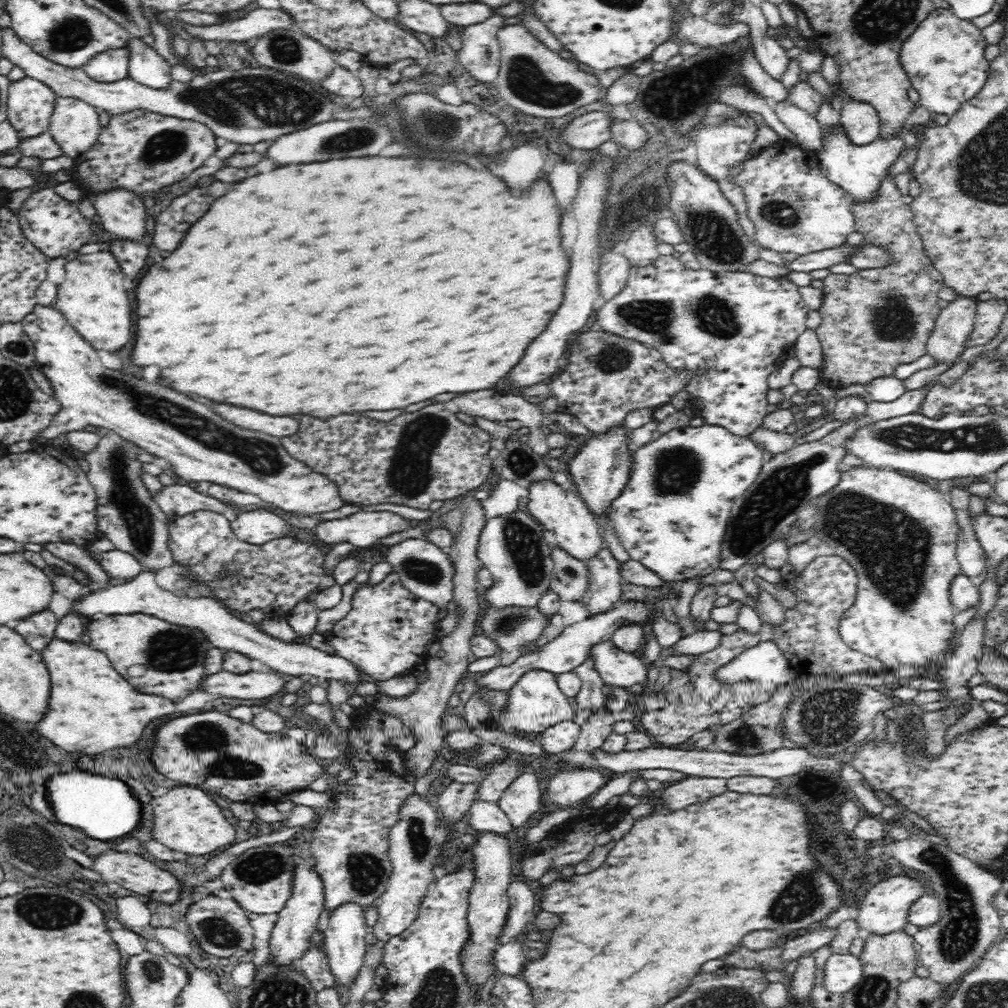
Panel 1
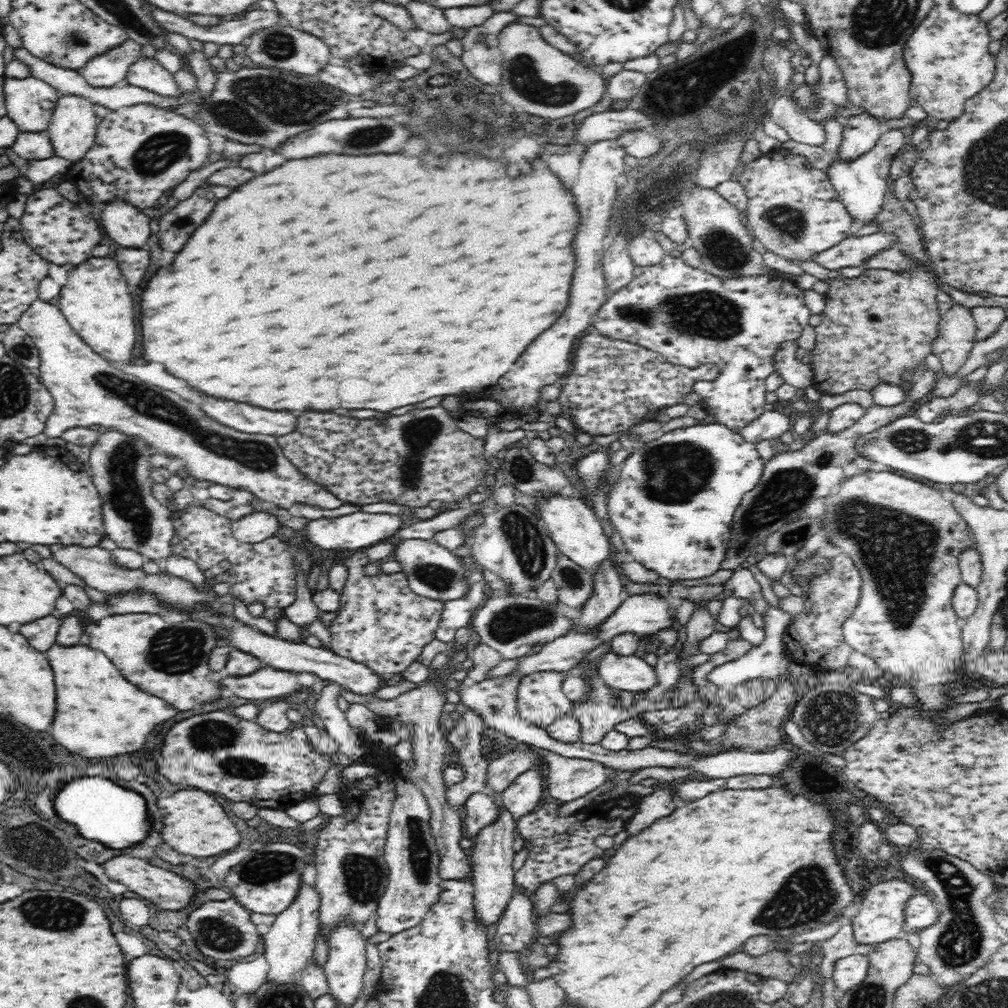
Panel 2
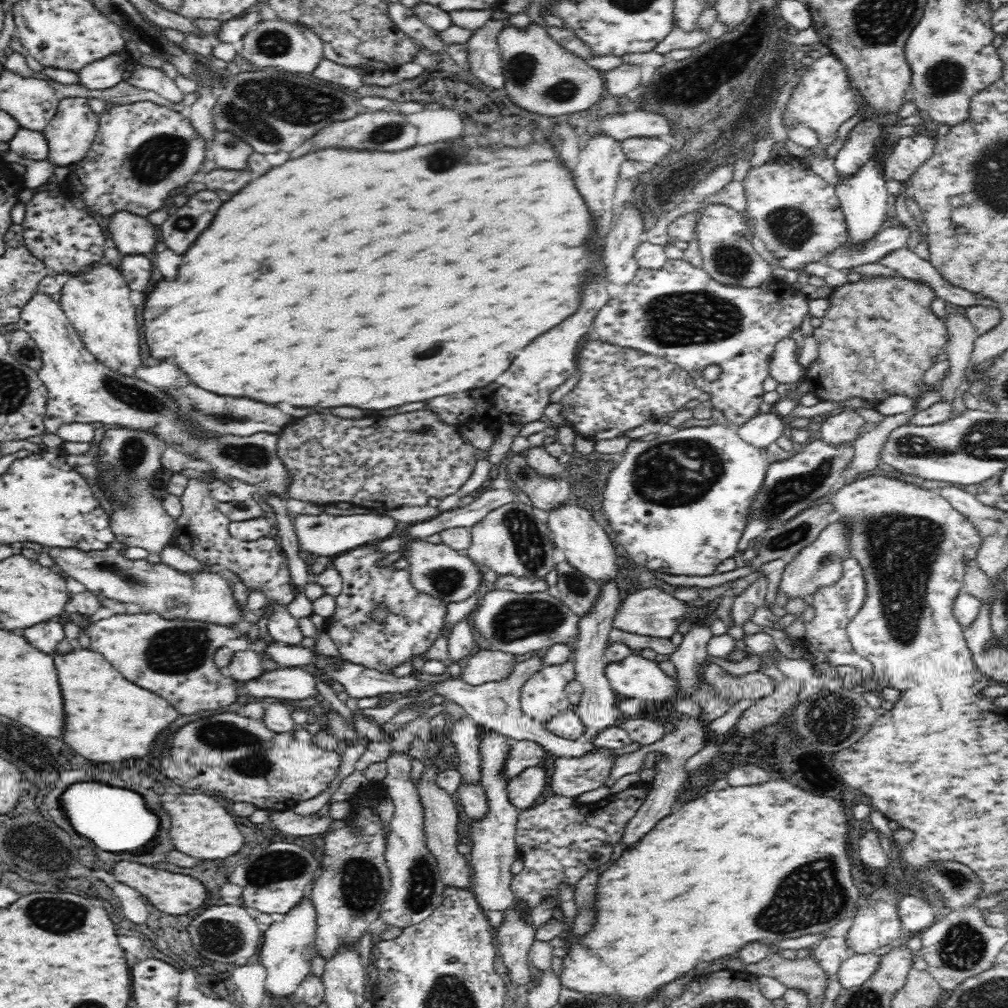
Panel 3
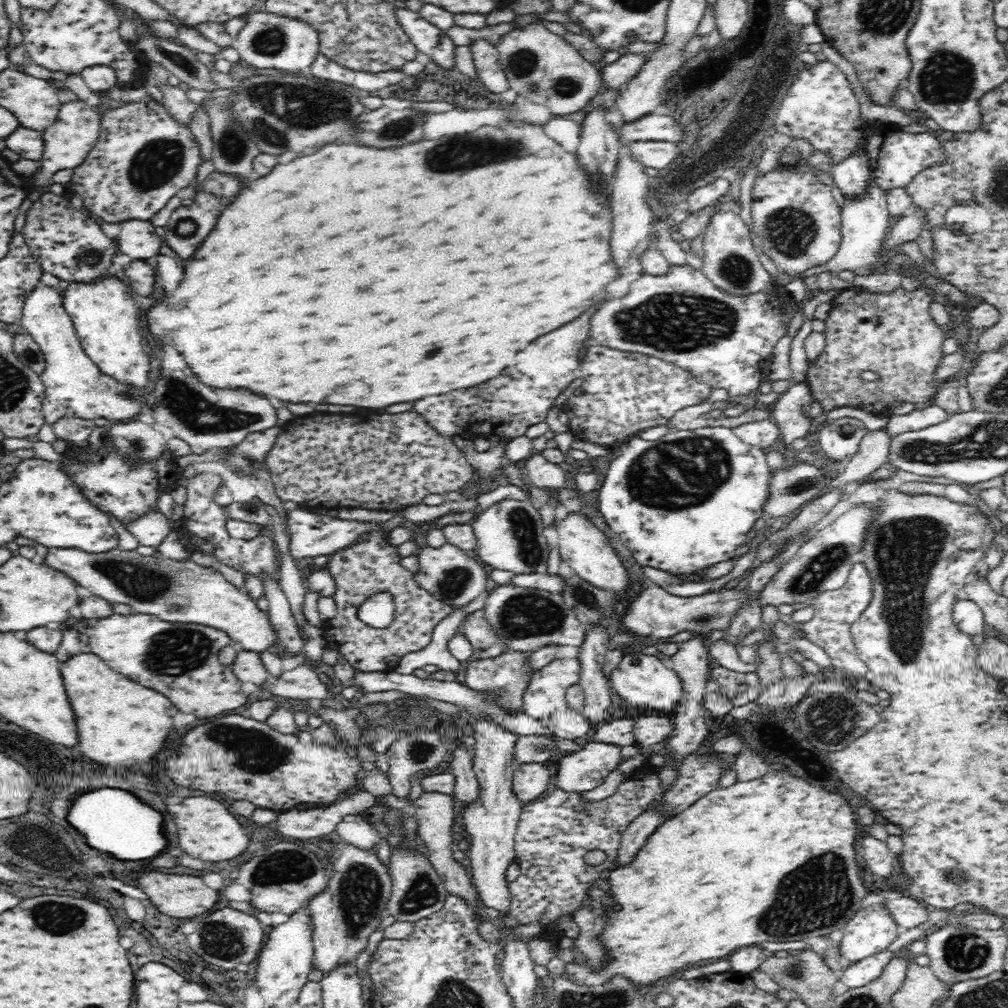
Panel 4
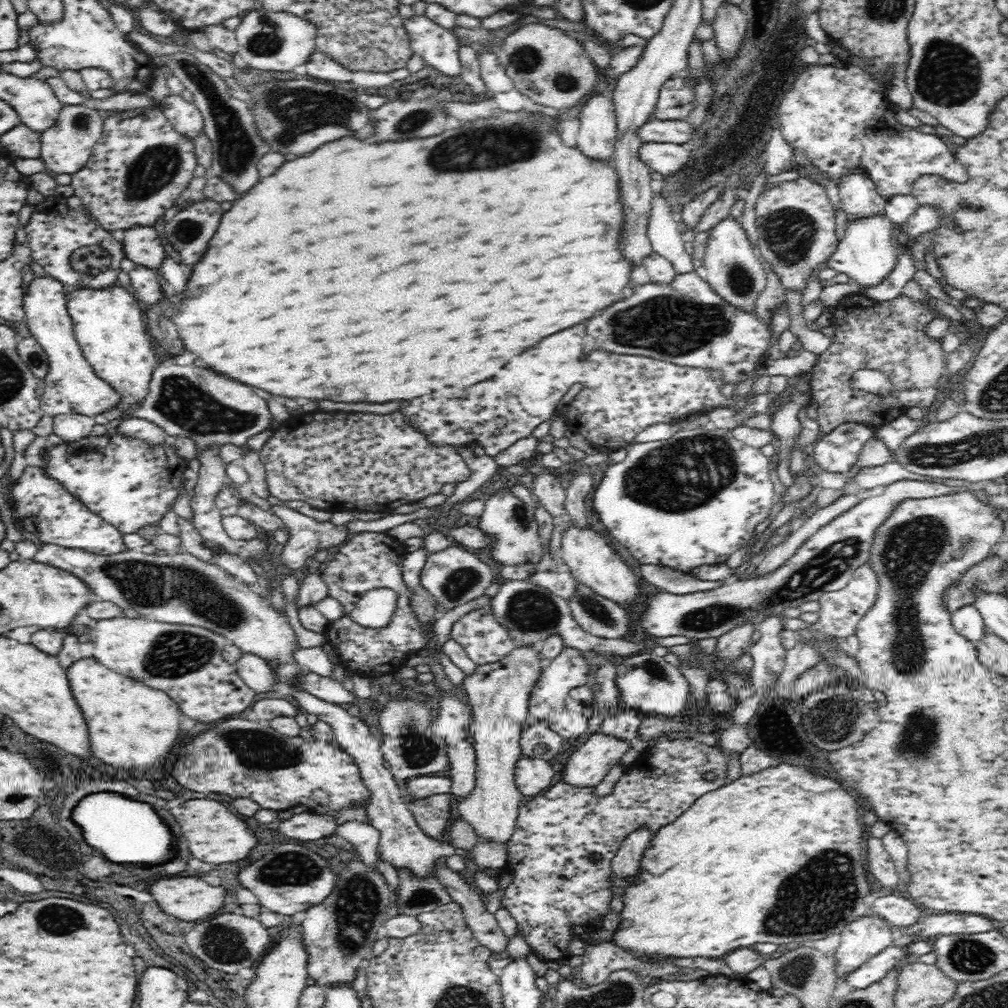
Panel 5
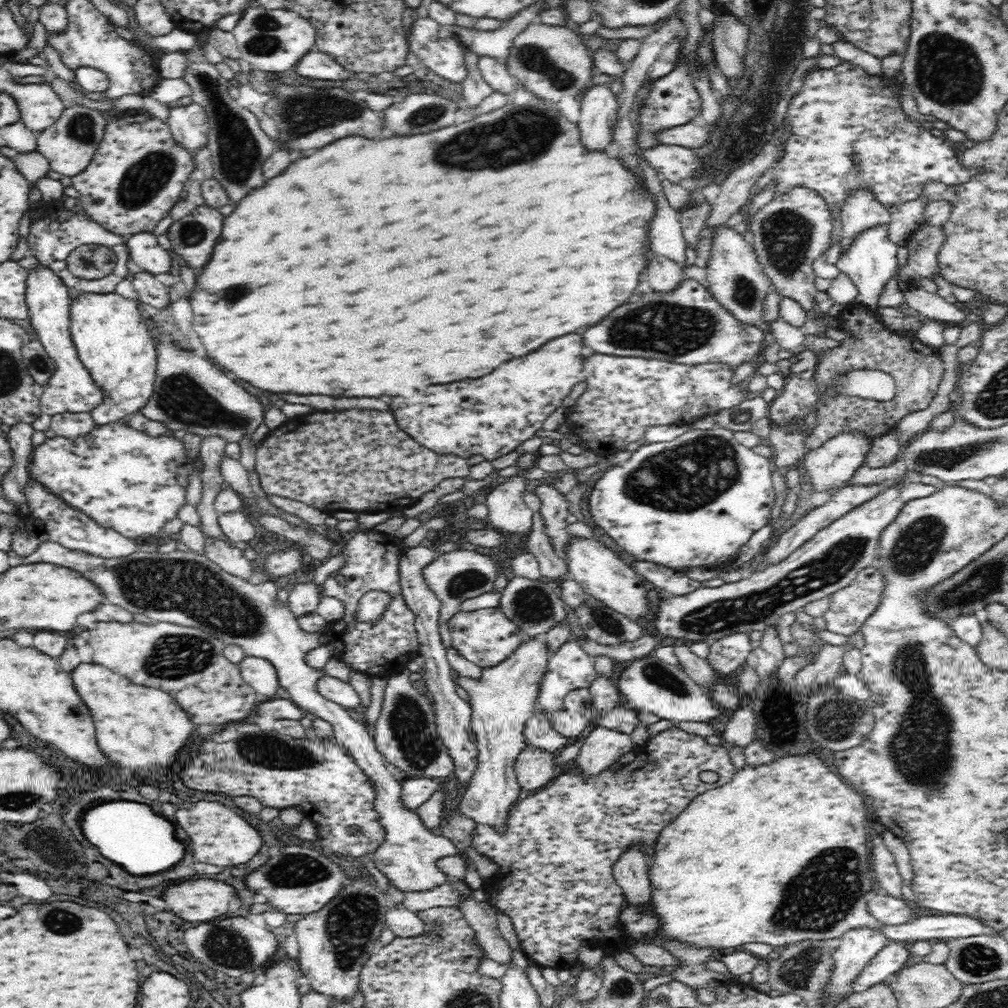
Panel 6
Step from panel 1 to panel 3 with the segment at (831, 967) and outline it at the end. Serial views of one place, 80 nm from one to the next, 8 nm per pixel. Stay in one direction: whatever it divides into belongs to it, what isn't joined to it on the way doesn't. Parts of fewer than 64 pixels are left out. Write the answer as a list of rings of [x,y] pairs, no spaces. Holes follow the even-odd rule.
[[[851,953],[840,963],[836,977],[842,990],[864,984],[878,968],[878,956],[874,953]]]

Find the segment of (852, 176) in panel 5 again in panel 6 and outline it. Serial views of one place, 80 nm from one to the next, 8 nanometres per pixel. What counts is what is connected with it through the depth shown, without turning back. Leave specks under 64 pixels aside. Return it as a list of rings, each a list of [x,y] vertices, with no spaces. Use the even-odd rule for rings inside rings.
[[[860,186],[848,192],[841,207],[841,221],[843,237],[840,244],[842,250],[846,250],[858,232],[870,226],[889,224],[890,213],[869,186]]]

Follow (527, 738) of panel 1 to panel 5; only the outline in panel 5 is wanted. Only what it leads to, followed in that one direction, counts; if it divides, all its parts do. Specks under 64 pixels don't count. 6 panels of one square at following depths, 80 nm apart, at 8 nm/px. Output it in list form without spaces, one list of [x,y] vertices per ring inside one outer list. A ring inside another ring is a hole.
[[[565,646],[562,653],[554,660],[545,663],[540,670],[540,676],[528,696],[529,720],[547,720],[554,711],[564,709],[568,692],[576,686],[588,684],[590,682],[588,674],[590,674],[590,667],[586,663],[583,652]]]

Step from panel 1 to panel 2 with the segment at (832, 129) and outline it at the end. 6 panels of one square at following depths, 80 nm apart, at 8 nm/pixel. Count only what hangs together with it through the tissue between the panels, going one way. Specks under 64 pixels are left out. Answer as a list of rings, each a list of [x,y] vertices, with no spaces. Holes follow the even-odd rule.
[[[894,129],[883,134],[874,146],[866,152],[854,158],[854,160],[842,160],[838,156],[832,160],[832,164],[826,170],[826,176],[838,191],[841,201],[852,215],[855,227],[860,227],[870,222],[884,200],[884,192],[888,190],[888,175],[893,158],[900,152],[905,143],[905,137],[910,129]]]

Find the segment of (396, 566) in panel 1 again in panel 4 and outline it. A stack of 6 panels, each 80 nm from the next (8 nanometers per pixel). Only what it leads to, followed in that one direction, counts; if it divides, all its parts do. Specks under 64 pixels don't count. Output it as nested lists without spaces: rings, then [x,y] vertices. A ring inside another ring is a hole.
[[[422,541],[418,545],[415,552],[418,568],[412,573],[412,578],[418,583],[418,587],[426,589],[434,598],[441,599],[453,608],[462,607],[486,590],[487,567],[478,564],[465,550],[448,543],[440,548],[431,548]]]

